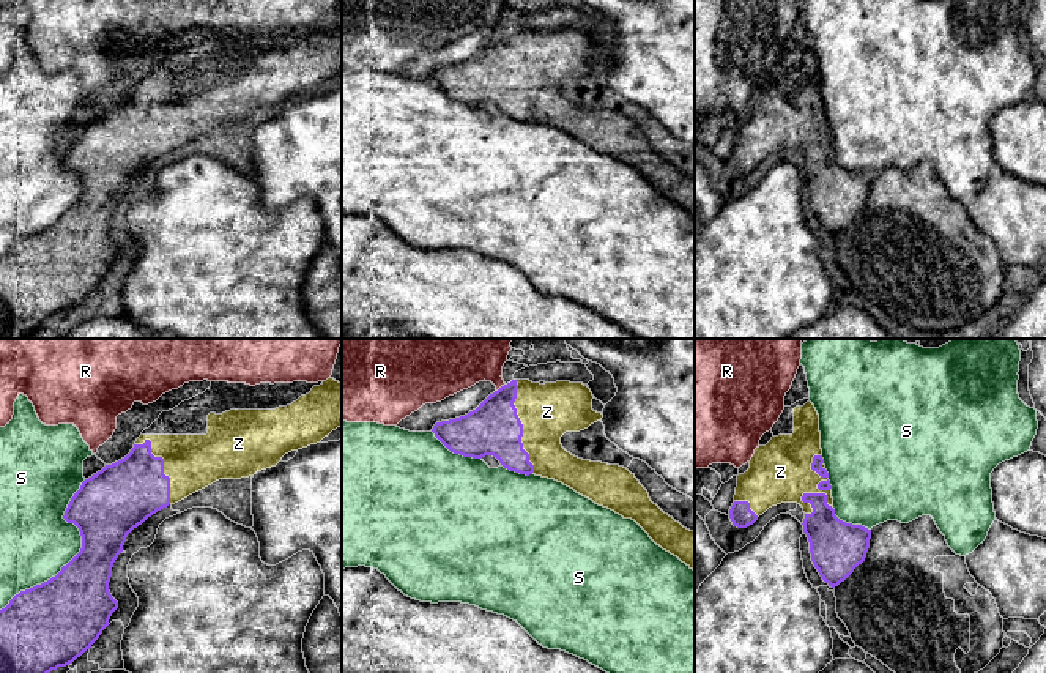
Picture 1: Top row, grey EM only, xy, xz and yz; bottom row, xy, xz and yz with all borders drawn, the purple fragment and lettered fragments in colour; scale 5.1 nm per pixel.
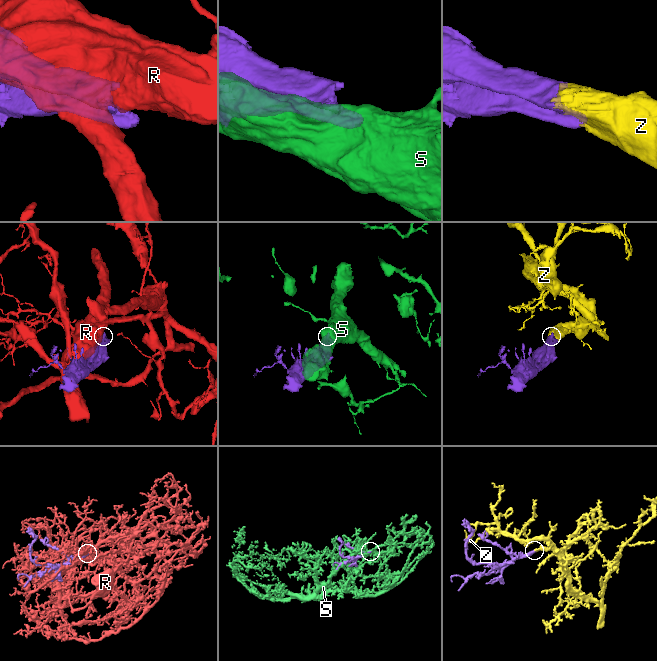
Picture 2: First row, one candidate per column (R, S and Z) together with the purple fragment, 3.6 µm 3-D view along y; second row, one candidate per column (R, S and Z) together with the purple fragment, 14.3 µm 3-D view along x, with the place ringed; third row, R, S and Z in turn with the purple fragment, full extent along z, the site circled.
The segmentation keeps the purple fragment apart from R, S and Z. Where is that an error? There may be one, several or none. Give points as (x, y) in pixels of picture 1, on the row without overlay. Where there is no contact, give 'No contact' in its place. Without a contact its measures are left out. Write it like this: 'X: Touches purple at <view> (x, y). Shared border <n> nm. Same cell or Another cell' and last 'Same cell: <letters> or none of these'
R: Touches purple at xz (500, 35). Shared border 60 nm. Another cell
S: Touches purple at xy (77, 200). Shared border 800 nm. Another cell
Z: Touches purple at yz (819, 136). Shared border 320 nm. Same cell
Same cell: Z

